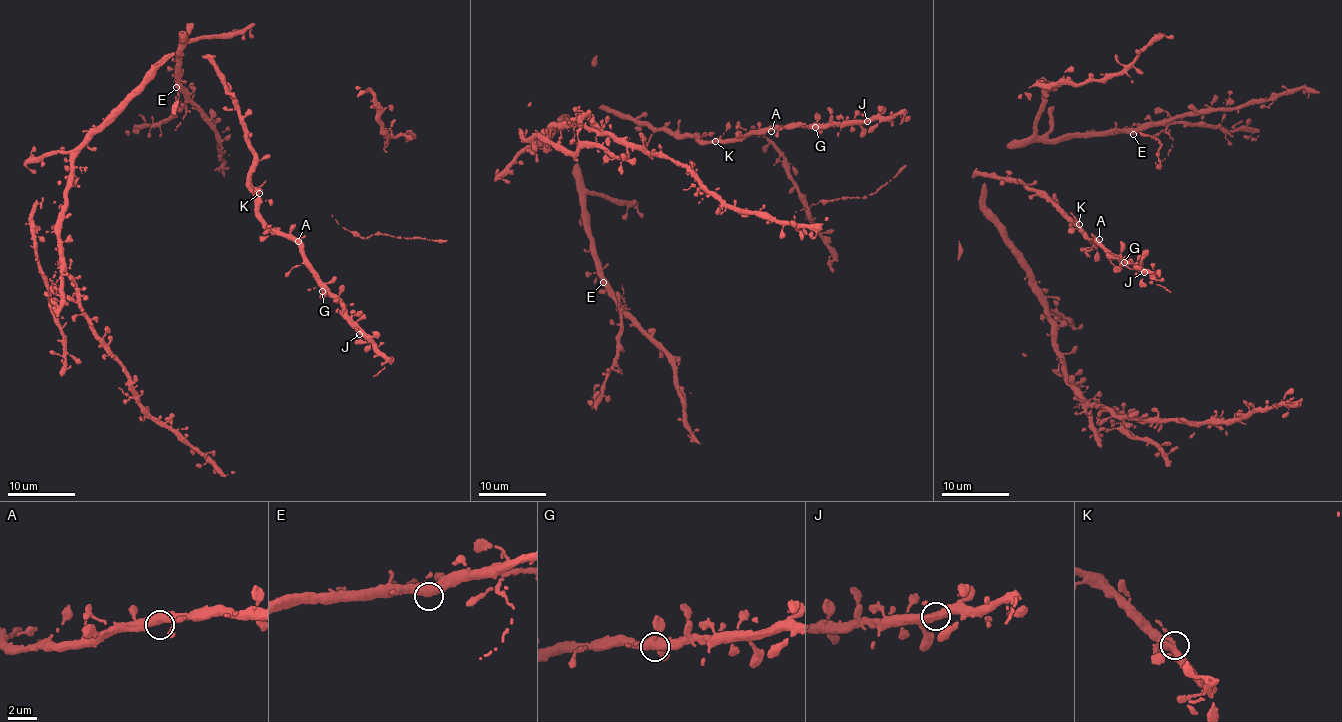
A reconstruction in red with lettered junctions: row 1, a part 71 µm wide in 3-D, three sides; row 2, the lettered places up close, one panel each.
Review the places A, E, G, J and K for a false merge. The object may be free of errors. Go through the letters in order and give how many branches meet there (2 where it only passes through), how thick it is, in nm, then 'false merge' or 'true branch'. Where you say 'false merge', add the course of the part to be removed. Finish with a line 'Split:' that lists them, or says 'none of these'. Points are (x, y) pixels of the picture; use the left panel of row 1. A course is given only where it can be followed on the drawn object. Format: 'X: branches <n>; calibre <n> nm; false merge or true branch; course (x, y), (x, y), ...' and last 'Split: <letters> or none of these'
A: branches 3; calibre 380 nm; true branch
E: branches 3; calibre 360 nm; true branch
G: branches 3; calibre 360 nm; true branch
J: branches 3; calibre 360 nm; true branch
K: branches 3; calibre 360 nm; true branch
Split: none of these

